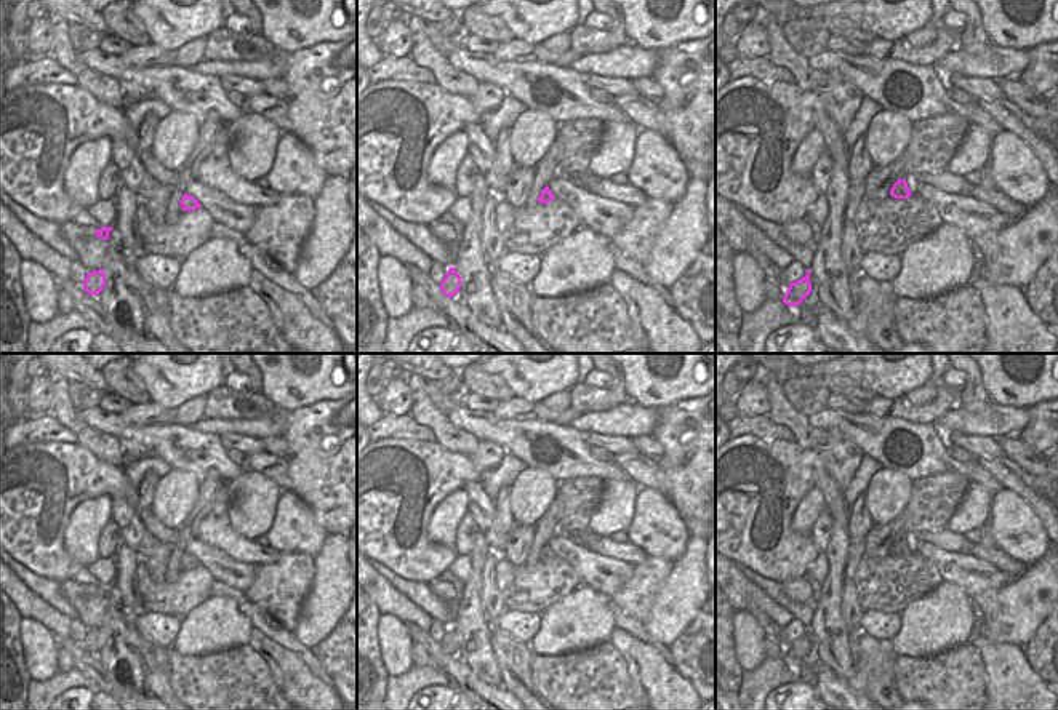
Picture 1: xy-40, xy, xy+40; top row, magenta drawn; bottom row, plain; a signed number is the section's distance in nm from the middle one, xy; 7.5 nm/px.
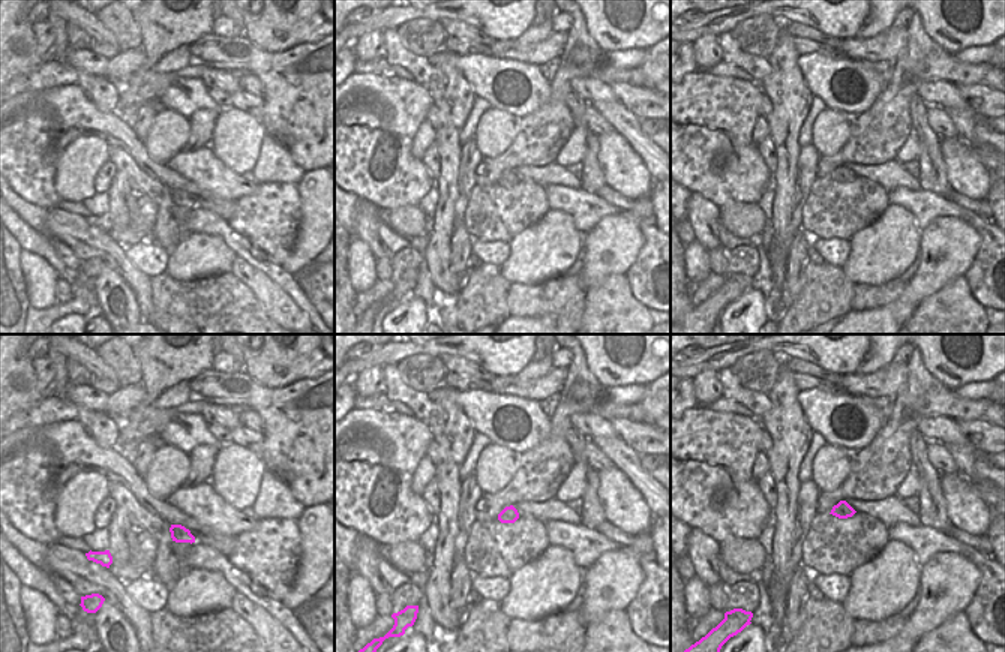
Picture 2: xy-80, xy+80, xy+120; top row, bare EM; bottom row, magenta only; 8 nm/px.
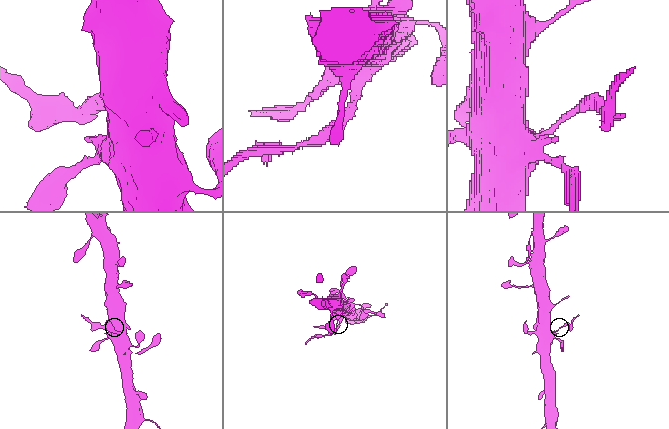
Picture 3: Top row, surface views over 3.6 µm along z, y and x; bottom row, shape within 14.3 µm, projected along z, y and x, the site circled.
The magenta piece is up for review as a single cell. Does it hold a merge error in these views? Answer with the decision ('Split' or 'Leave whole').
Split.

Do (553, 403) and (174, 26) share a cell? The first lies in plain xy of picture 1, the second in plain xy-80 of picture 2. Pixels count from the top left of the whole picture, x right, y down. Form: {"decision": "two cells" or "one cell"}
{"decision": "two cells"}

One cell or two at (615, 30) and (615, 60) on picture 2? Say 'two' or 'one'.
two

